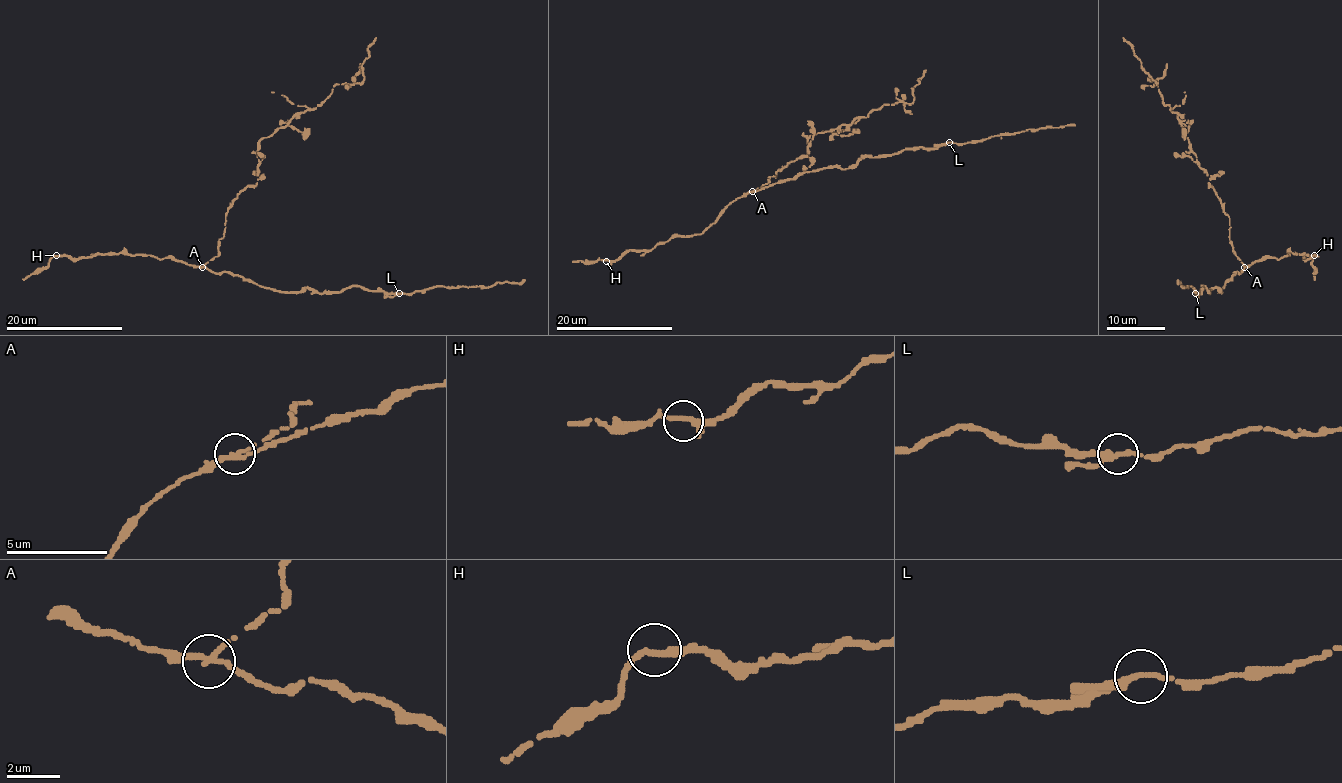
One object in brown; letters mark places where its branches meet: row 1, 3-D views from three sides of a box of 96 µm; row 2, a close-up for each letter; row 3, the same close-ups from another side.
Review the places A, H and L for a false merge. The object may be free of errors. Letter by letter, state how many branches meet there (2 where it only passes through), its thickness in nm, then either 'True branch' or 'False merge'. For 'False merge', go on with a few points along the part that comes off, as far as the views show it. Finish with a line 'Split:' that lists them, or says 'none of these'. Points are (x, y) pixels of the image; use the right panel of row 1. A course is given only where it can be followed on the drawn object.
A: Branches: 3. Thickness 240 nm. False merge. Course of the part to remove: (1243, 267), (1229, 236), (1229, 217), (1178, 113), (1163, 103), (1156, 83), (1122, 38)
H: Branches: 3. Thickness 240 nm. True branch
L: Branches: 3. Thickness 240 nm. True branch
Split: A

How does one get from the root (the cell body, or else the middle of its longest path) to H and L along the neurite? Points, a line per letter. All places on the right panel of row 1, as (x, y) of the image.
H: (1241, 262), (1246, 267), (1267, 258), (1279, 259), (1290, 252), (1303, 254), (1302, 258), (1314, 255)
L: (1241, 262), (1243, 268), (1232, 276), (1222, 292), (1214, 287), (1210, 293), (1203, 286), (1200, 293), (1195, 293)

